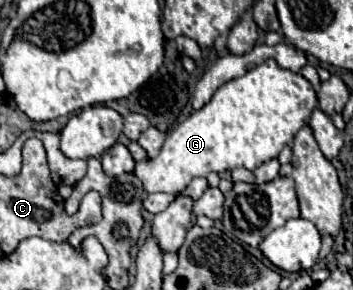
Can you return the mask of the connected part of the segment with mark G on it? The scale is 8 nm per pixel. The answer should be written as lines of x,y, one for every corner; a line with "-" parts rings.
265,61
253,67
243,77
231,79
221,85
213,97
197,111
193,111
181,125
177,125
165,139
159,155
151,161
141,161
135,165
135,175
141,179
147,193
179,193
195,177
207,177
207,173
223,173
235,167
257,169
261,163
275,159
285,145
289,145
295,133
309,121
311,111
317,107
317,95
311,83
293,71
281,69
275,61

